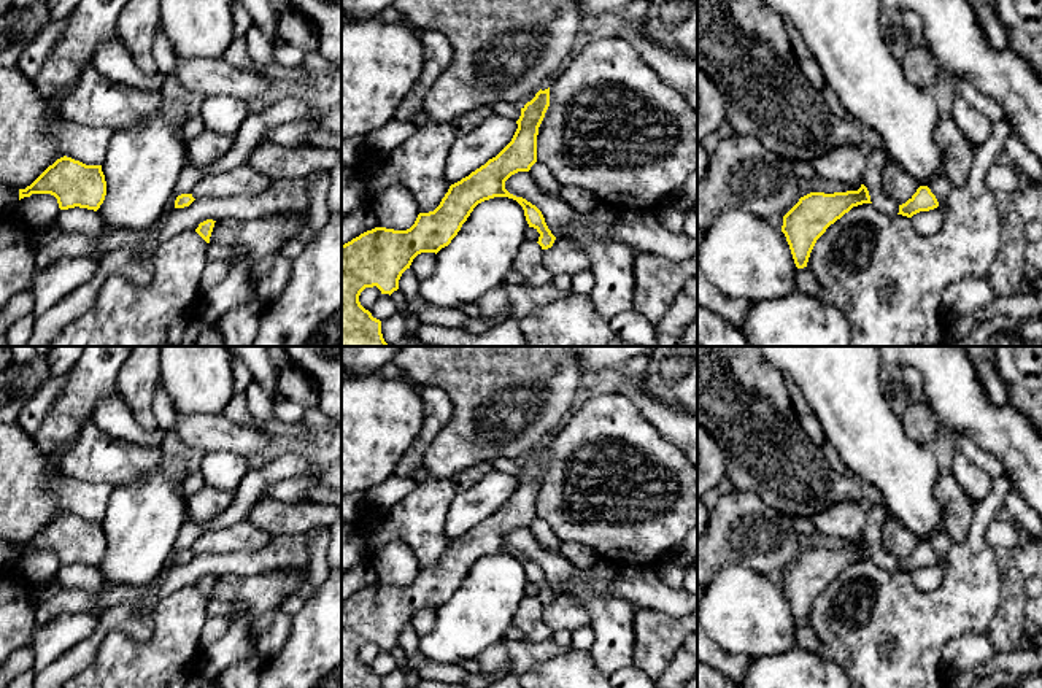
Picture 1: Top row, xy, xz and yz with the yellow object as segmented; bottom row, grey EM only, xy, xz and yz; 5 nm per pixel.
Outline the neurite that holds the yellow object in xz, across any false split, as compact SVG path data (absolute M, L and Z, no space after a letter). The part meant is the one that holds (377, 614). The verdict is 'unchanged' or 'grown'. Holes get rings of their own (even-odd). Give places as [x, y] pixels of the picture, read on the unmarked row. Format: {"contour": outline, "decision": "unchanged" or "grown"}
{"contour": "M550 443L540 445L521 464L511 497L484 521L451 540L440 561L434 567L419 569L410 585L375 583L342 601L342 688L381 688L381 677L361 661L361 648L376 642L381 650L391 651L413 615L421 609L437 610L448 602L473 564L484 556L516 556L529 583L540 589L537 599L542 605L553 602L556 593L542 567L505 545L511 531L529 528L537 518L537 491L548 462Z", "decision": "unchanged"}

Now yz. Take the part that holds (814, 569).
{"contour": "M864 540L858 547L810 548L783 572L782 588L797 624L807 623L816 596L853 562L872 559Z", "decision": "unchanged"}

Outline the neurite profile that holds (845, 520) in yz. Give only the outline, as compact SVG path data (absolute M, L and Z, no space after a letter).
M859 502L834 504L812 516L815 529L836 539L863 537L866 512Z

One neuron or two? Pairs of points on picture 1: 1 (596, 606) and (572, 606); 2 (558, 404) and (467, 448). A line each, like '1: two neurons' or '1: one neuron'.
1: two neurons
2: one neuron

